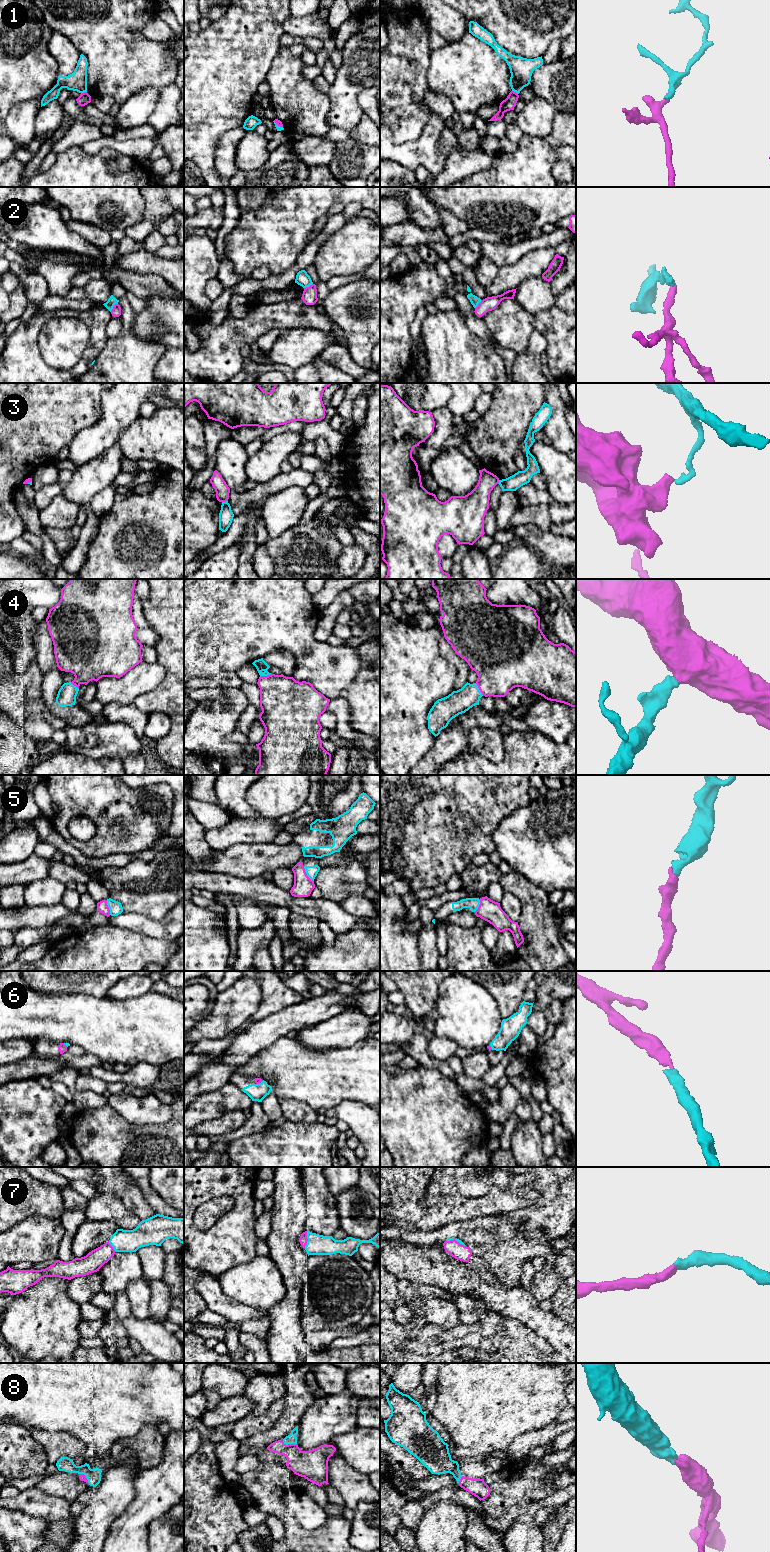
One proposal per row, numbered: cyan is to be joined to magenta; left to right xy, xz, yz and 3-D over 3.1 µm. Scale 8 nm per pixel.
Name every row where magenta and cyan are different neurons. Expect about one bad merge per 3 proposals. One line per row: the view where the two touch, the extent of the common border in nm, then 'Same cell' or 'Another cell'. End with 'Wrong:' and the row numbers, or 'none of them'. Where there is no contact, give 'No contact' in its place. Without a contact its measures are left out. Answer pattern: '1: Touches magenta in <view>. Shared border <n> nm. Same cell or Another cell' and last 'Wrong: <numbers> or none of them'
1: Touches magenta in xy. Shared border 50 nm. Another cell
2: Touches magenta in xy. Shared border 90 nm. Another cell
3: Touches magenta in xz. Shared border 50 nm. Another cell
4: Touches magenta in yz. Shared border 120 nm. Same cell
5: Touches magenta in xz. Shared border 150 nm. Same cell
6: Touches magenta in xz. Shared border 70 nm. Same cell
7: Touches magenta in xz. Shared border 140 nm. Same cell
8: Touches magenta in xz. Shared border 120 nm. Same cell
Wrong: 1, 2, 3

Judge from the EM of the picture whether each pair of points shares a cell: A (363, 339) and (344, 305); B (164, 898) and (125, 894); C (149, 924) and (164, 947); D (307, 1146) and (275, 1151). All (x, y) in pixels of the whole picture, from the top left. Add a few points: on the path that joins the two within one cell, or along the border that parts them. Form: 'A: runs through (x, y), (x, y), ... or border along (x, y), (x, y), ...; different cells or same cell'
A: runs through (363, 331), (363, 328), (349, 313); same cell
B: runs through (154, 895), (135, 894); same cell
C: border along (135, 931), (173, 941); different cells
D: runs through (299, 1151), (283, 1151); same cell

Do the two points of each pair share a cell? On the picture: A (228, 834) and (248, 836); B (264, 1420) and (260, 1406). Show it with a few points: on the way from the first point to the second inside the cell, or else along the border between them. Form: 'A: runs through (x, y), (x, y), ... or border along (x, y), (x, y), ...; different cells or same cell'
A: runs through (233, 834), (243, 834); same cell
B: border along (281, 1397), (262, 1413), (245, 1418); different cells

